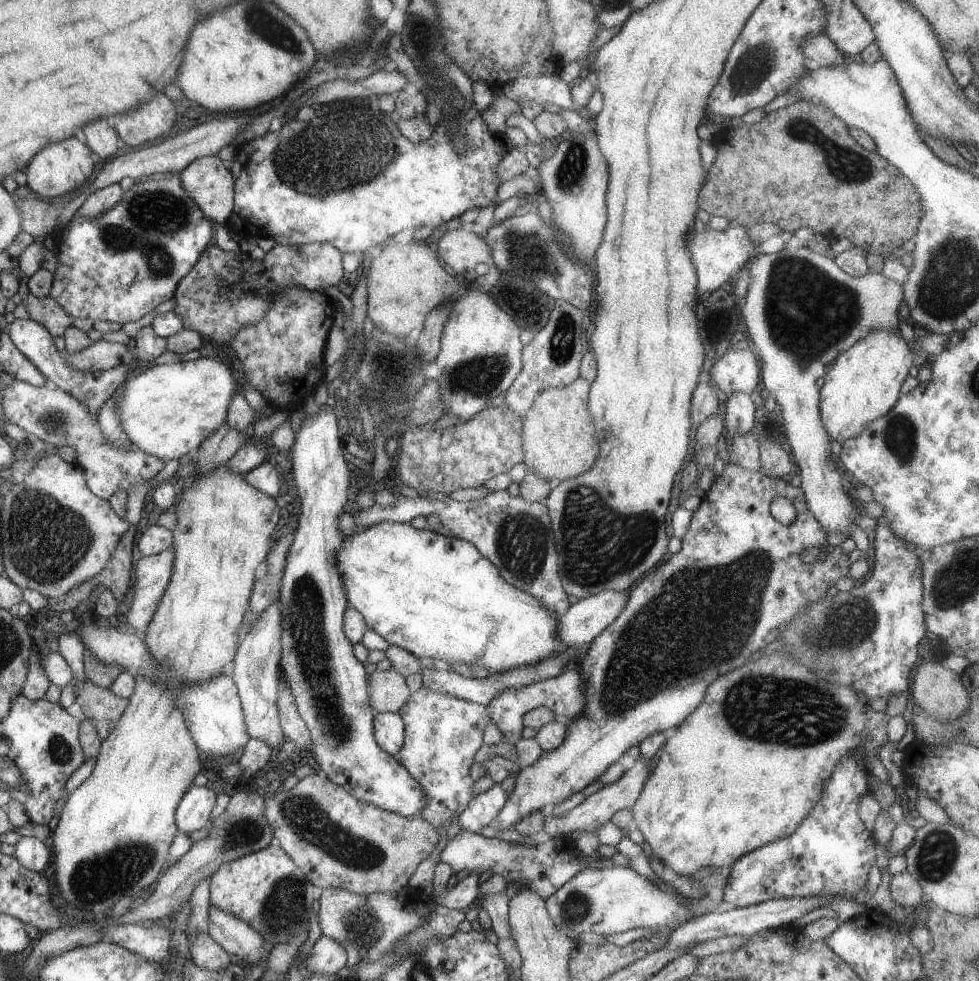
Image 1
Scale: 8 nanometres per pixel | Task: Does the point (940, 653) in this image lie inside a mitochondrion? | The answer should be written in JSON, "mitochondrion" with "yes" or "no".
{"mitochondrion":"no"}

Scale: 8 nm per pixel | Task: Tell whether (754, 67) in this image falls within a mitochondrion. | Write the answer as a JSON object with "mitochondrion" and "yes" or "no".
{"mitochondrion":"yes"}

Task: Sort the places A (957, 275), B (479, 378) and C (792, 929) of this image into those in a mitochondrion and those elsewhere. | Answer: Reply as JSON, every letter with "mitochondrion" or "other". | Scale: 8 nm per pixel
{"A":"mitochondrion","B":"mitochondrion","C":"other"}

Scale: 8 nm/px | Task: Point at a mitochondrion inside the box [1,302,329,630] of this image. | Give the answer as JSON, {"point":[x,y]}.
{"point":[45,541]}

